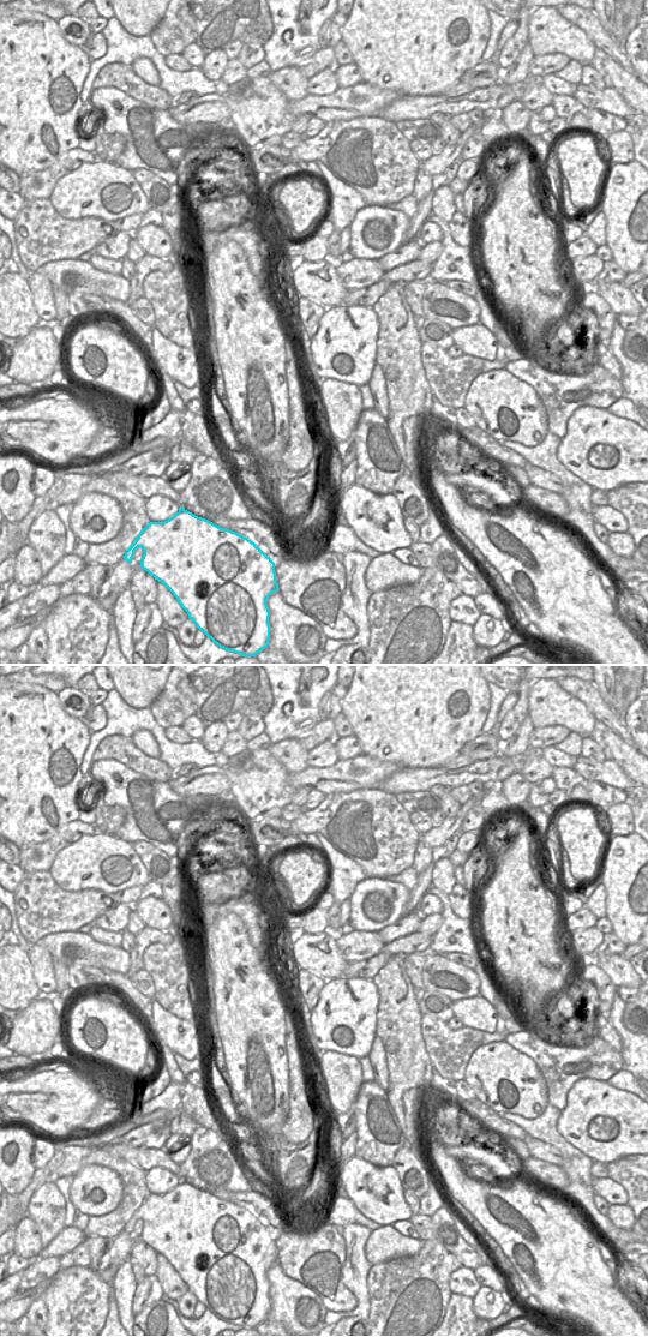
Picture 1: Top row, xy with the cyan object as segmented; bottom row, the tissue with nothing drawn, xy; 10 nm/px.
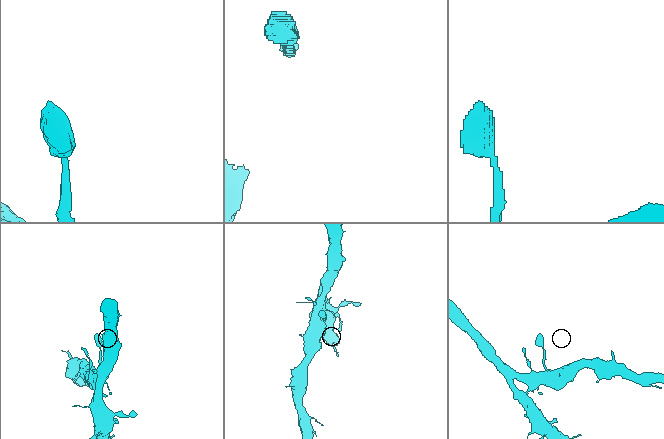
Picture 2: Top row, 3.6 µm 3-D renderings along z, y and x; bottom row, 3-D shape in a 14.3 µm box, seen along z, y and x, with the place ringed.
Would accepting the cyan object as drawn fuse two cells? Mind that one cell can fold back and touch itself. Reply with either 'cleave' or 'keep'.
keep

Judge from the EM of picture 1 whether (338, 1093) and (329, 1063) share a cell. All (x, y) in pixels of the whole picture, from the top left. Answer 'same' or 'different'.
same

